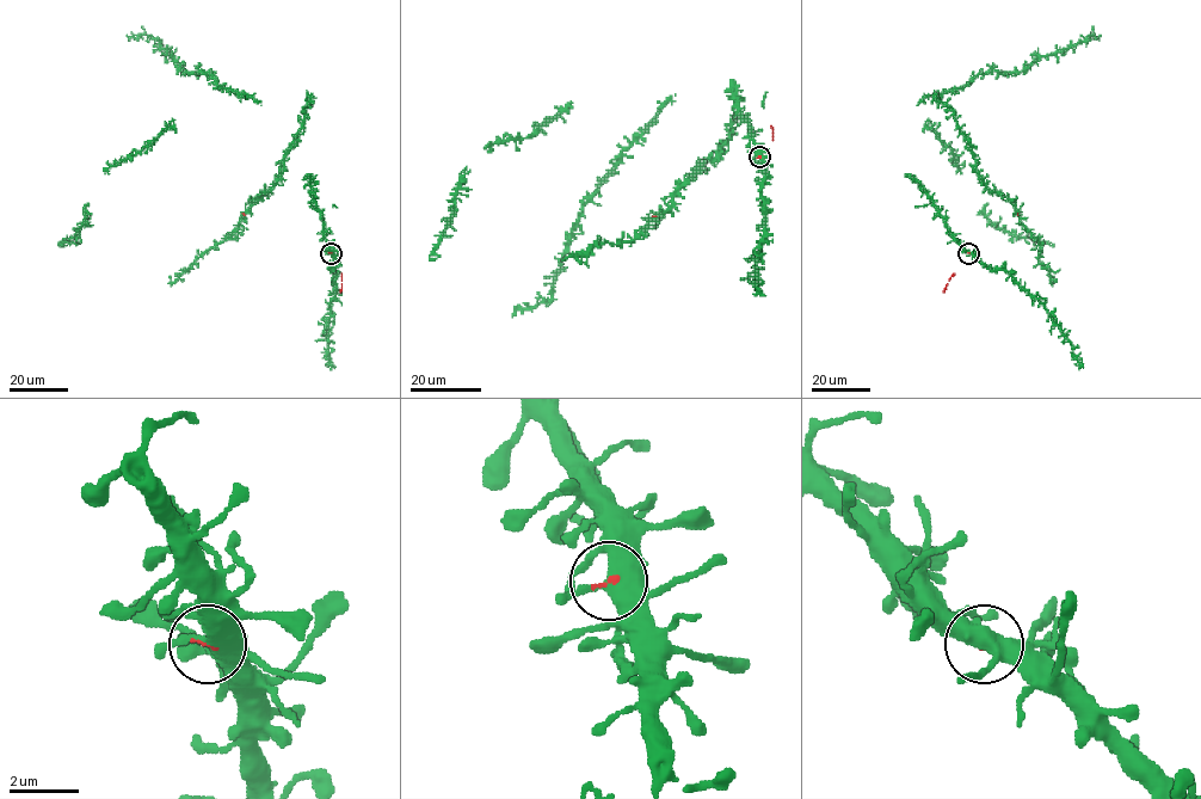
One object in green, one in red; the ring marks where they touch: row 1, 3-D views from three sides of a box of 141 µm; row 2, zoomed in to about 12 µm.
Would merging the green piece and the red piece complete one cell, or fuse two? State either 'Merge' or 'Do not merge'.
Merge

